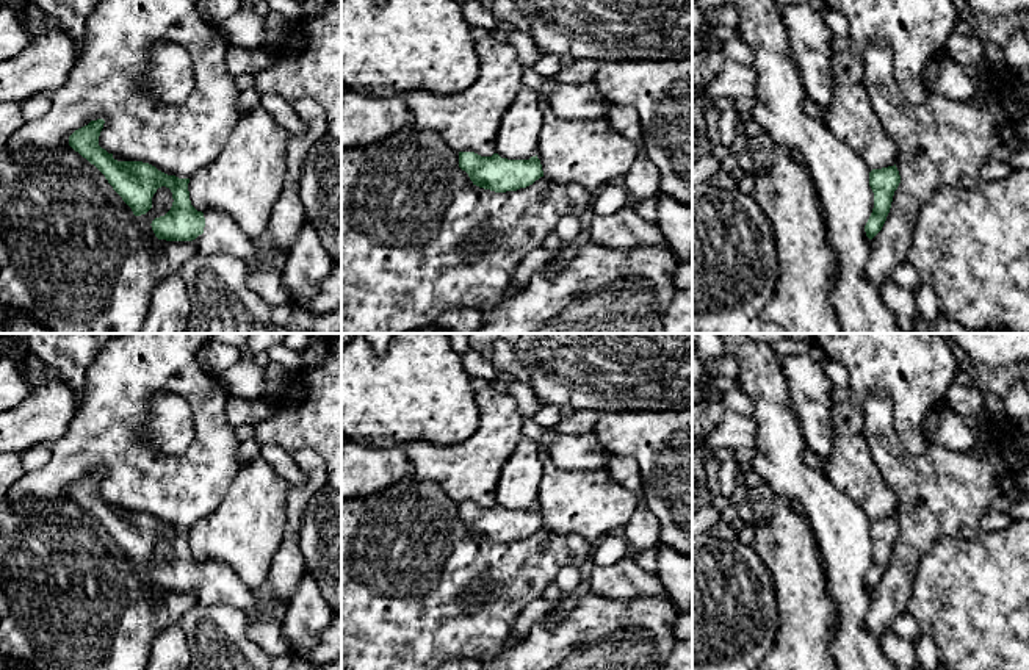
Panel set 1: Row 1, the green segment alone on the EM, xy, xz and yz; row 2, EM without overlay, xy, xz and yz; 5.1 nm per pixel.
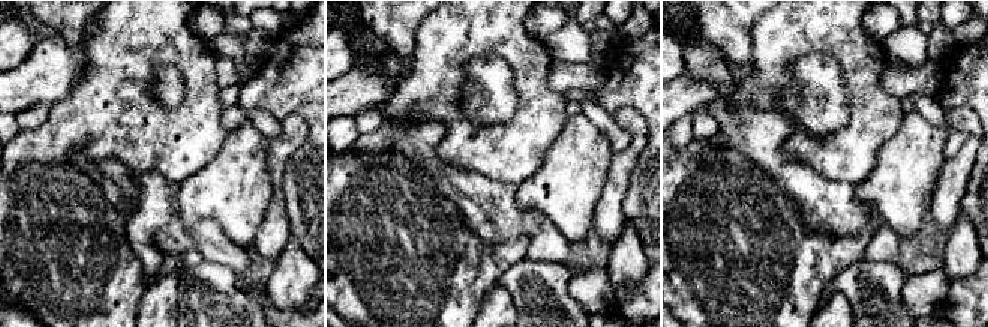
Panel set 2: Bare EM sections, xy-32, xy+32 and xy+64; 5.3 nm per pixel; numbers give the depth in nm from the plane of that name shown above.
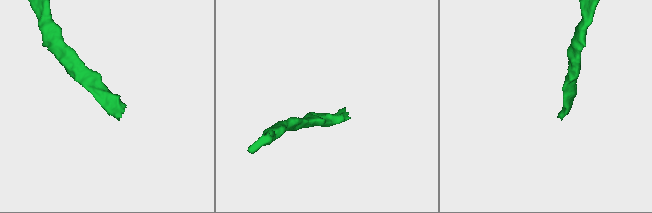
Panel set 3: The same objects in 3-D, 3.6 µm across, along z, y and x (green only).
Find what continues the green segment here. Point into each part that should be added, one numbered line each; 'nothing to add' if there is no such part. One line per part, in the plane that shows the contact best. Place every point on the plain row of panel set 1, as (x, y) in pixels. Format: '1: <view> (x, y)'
1: xy (221, 586)

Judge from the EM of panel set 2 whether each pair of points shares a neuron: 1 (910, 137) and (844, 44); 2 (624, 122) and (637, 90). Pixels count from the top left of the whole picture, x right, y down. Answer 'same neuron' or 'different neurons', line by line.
1: different neurons
2: different neurons

